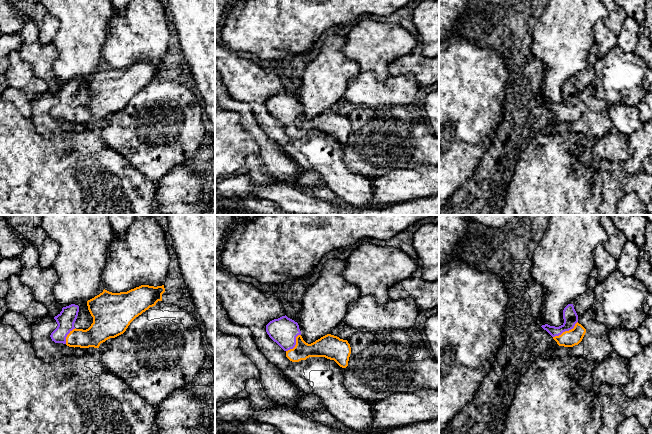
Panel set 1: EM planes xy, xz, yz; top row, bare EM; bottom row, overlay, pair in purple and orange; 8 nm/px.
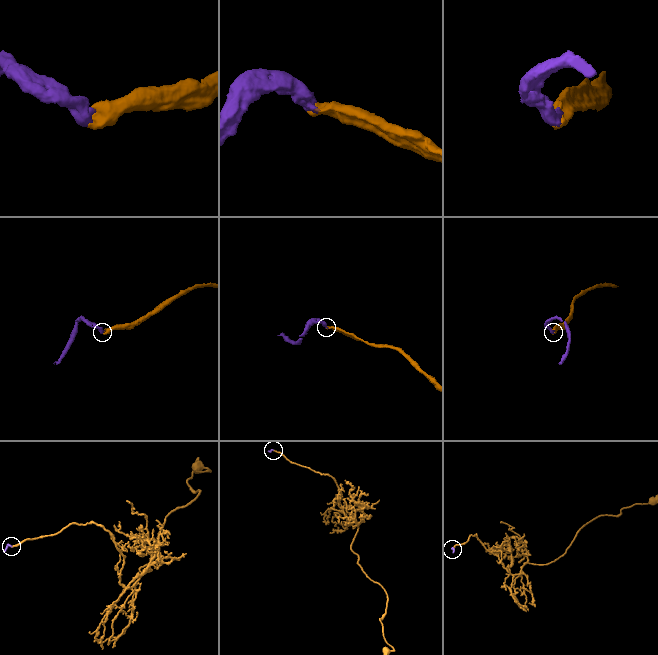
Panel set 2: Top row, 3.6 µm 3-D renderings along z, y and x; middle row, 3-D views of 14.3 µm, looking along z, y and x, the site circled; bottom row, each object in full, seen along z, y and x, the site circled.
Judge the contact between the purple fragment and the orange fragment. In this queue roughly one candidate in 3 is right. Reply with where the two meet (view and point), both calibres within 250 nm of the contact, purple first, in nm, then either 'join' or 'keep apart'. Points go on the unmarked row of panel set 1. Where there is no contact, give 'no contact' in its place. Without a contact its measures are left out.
contact yz (566, 106); calibres 120 and 130 nm; join

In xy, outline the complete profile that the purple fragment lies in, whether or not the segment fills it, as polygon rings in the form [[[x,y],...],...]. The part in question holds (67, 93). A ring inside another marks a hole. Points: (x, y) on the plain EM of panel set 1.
[[[141,61],[120,69],[104,65],[87,77],[88,86],[93,93],[93,99],[88,105],[74,103],[79,82],[71,80],[63,83],[54,93],[58,102],[50,113],[55,119],[63,119],[69,123],[99,124],[106,116],[123,110],[136,93],[162,77],[164,68],[164,61]]]

